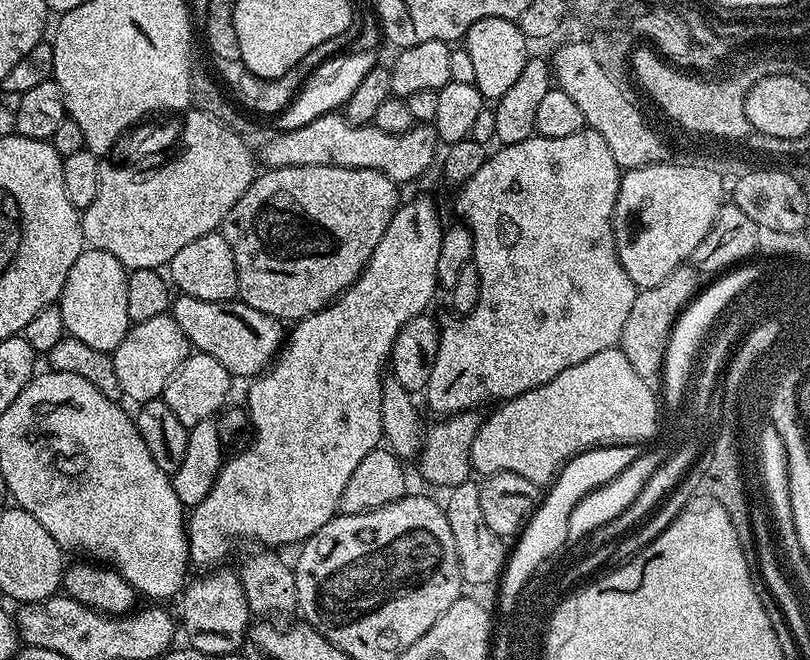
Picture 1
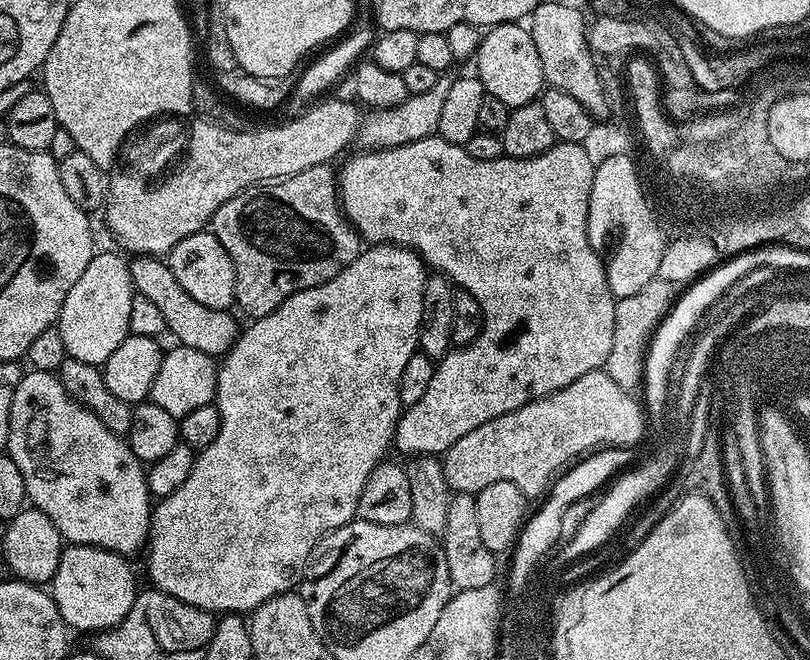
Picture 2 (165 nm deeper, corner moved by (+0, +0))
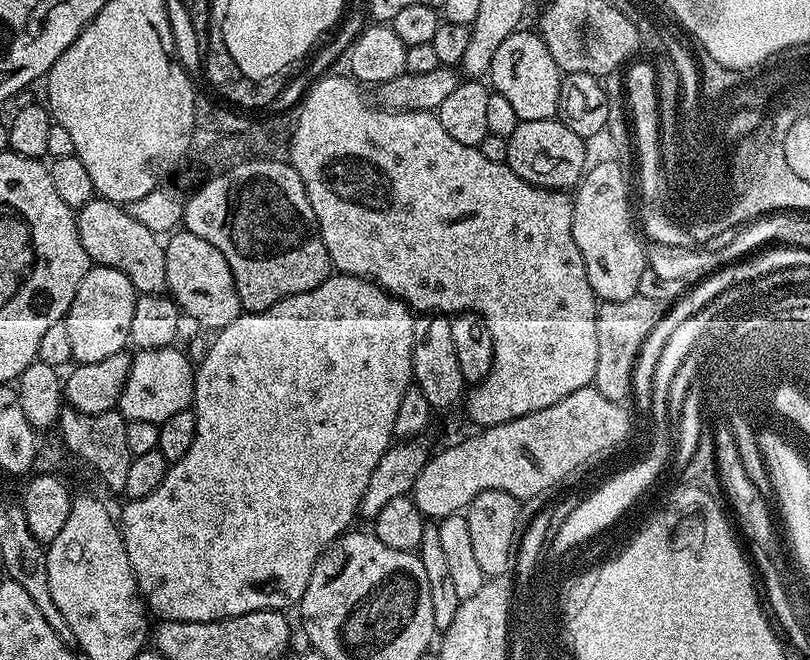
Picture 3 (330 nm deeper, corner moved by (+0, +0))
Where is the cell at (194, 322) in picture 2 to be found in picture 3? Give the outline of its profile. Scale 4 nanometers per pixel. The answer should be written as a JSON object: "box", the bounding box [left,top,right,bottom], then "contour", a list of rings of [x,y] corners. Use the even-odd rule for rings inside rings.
{"box":[76,198,167,296],"contour":[[[93,198],[87,206],[76,212],[76,229],[78,238],[82,238],[82,250],[86,250],[93,265],[122,270],[122,274],[126,274],[126,278],[130,278],[130,282],[136,287],[137,293],[146,296],[159,296],[167,289],[166,258],[161,237],[146,230],[146,226],[142,226],[142,222],[138,222],[138,218],[134,218],[127,207],[103,198]]]}

